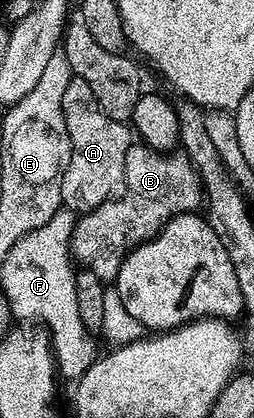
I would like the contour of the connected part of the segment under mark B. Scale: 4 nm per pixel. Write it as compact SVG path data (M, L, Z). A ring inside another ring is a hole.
M144 144L130 145L125 157L123 193L99 204L94 210L84 211L74 221L73 235L69 241L72 257L78 267L95 272L95 276L99 276L106 284L112 283L129 251L133 250L140 242L146 242L147 239L153 238L177 214L196 211L202 202L201 177L197 175L195 168L190 164L189 158L184 152L165 153L153 150Z

